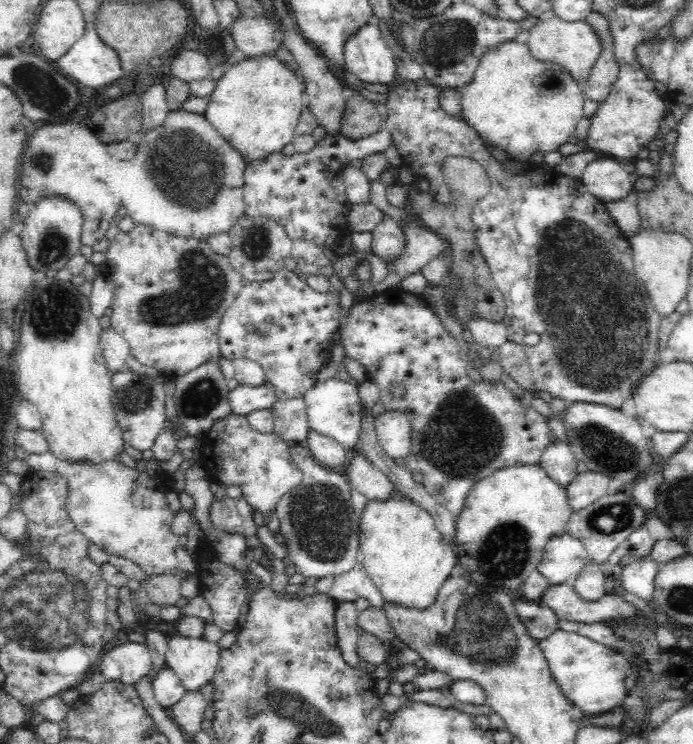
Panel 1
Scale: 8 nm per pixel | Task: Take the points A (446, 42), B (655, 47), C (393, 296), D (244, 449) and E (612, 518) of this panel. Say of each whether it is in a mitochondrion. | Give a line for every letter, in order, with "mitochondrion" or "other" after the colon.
A: mitochondrion
B: other
C: other
D: other
E: mitochondrion

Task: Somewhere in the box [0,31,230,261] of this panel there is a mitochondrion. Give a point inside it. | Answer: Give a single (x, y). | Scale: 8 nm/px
(41, 92)

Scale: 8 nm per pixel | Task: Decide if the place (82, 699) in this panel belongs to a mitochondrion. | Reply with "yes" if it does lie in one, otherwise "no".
no

